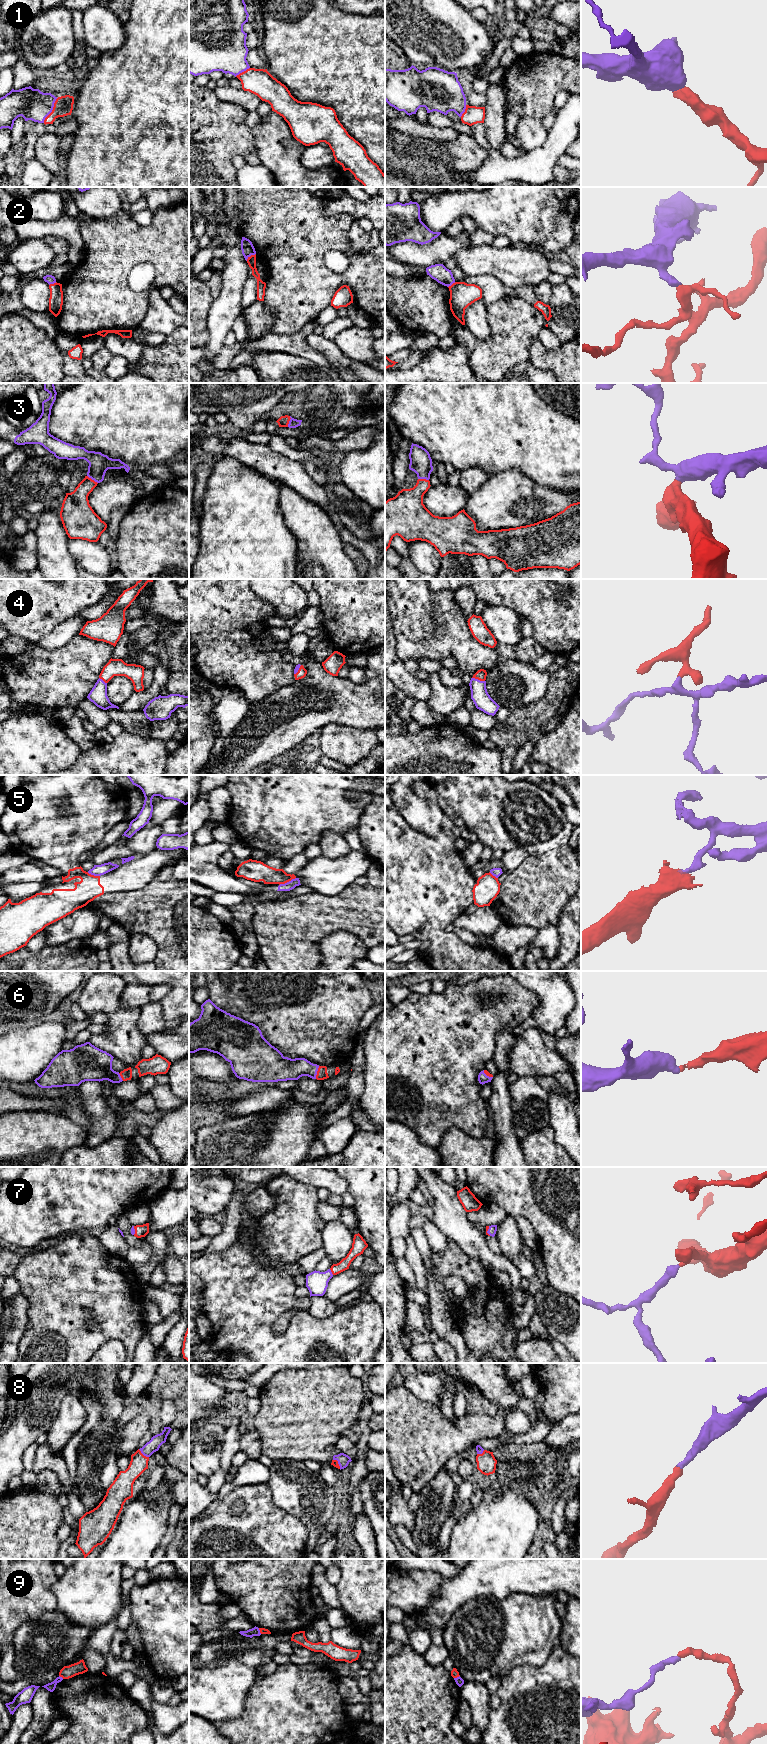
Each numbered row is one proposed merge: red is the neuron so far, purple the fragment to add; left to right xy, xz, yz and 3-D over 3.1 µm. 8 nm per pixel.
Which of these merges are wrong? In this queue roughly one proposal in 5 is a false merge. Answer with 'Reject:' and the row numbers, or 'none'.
Reject: 2, 5, 9

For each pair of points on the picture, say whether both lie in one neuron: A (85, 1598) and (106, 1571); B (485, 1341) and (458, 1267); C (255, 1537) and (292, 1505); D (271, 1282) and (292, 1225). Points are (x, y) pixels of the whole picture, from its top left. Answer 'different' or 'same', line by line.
A: same
B: same
C: different
D: different

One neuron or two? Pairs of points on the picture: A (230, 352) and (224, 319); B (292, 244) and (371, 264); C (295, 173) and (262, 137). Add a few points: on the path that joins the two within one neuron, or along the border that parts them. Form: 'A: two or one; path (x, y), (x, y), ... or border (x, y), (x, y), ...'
A: two; border (224, 345), (213, 358), (211, 365)
B: one; path (312, 264), (326, 278), (351, 277)
C: one; path (286, 164), (283, 158), (271, 146)

